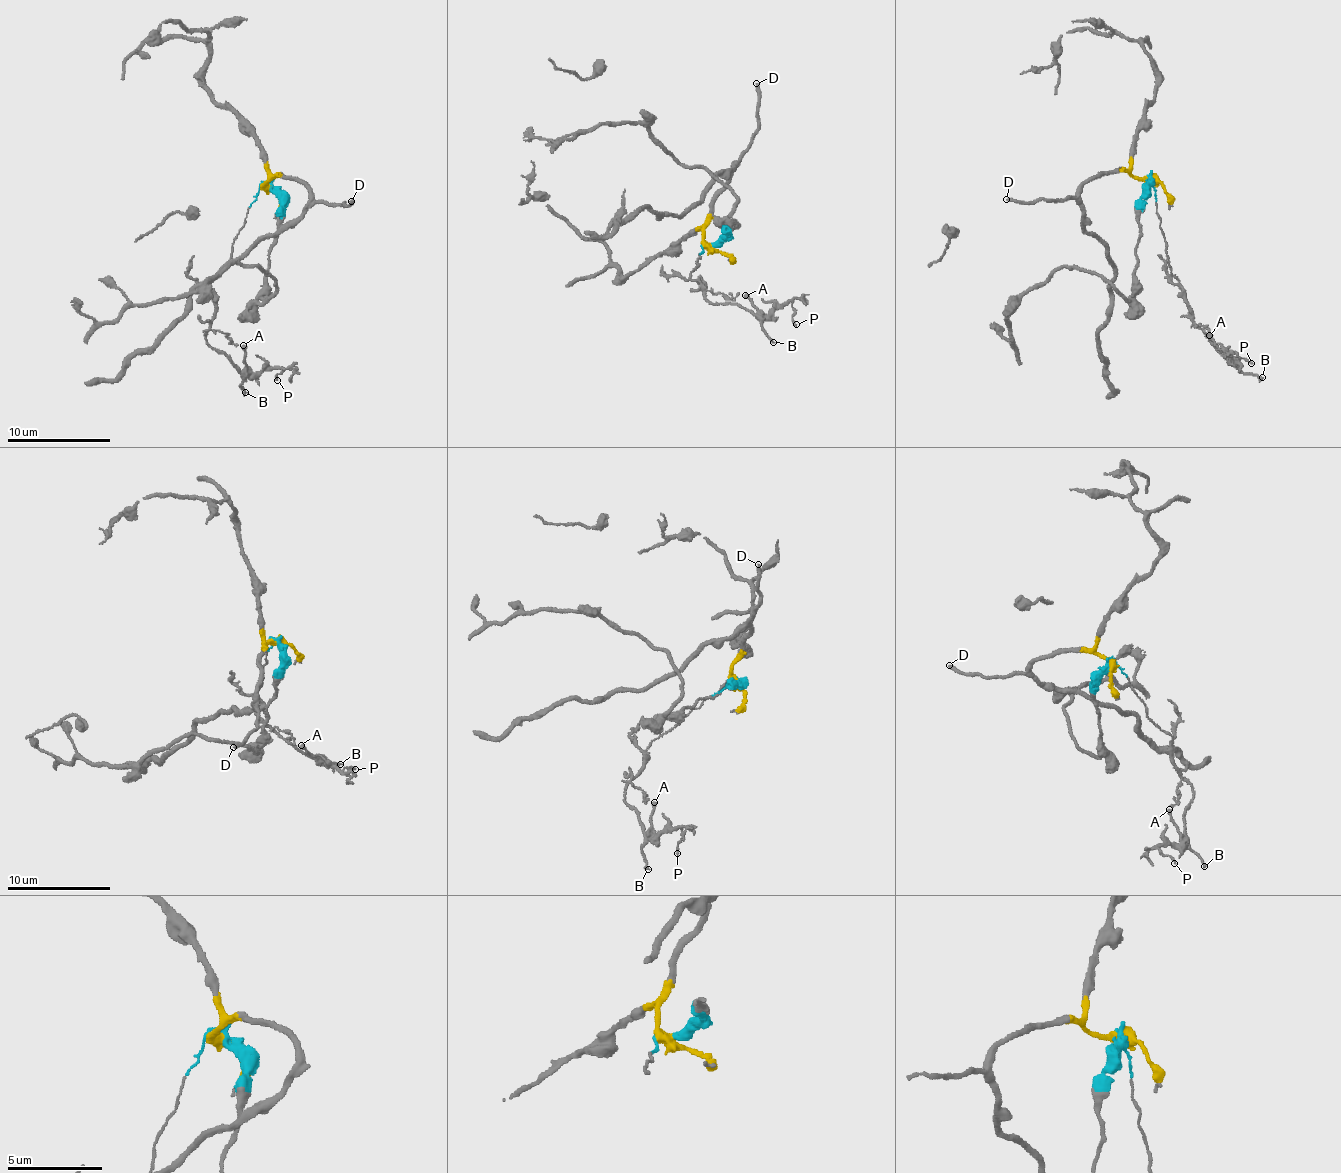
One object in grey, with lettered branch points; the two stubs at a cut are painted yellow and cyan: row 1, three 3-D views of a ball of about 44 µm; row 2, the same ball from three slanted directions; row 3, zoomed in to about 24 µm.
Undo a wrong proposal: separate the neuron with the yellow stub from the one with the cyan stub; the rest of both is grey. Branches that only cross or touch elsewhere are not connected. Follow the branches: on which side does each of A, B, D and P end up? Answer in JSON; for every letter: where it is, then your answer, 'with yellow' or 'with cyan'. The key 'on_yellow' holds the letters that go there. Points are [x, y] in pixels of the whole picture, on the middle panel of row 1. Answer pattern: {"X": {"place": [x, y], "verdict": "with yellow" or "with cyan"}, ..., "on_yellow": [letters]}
{"A": {"place": [745, 295], "verdict": "with cyan"}, "B": {"place": [773, 342], "verdict": "with cyan"}, "D": {"place": [756, 83], "verdict": "with yellow"}, "P": {"place": [796, 324], "verdict": "with cyan"}, "on_yellow": ["D"]}

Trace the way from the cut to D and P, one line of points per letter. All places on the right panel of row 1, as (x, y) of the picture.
D: (1150, 178), (1133, 178), (1127, 172), (1108, 171), (1088, 180), (1075, 197), (1060, 200), (1007, 199)
P: (1150, 178), (1166, 256), (1188, 311), (1228, 358), (1234, 360), (1228, 352), (1252, 362)

